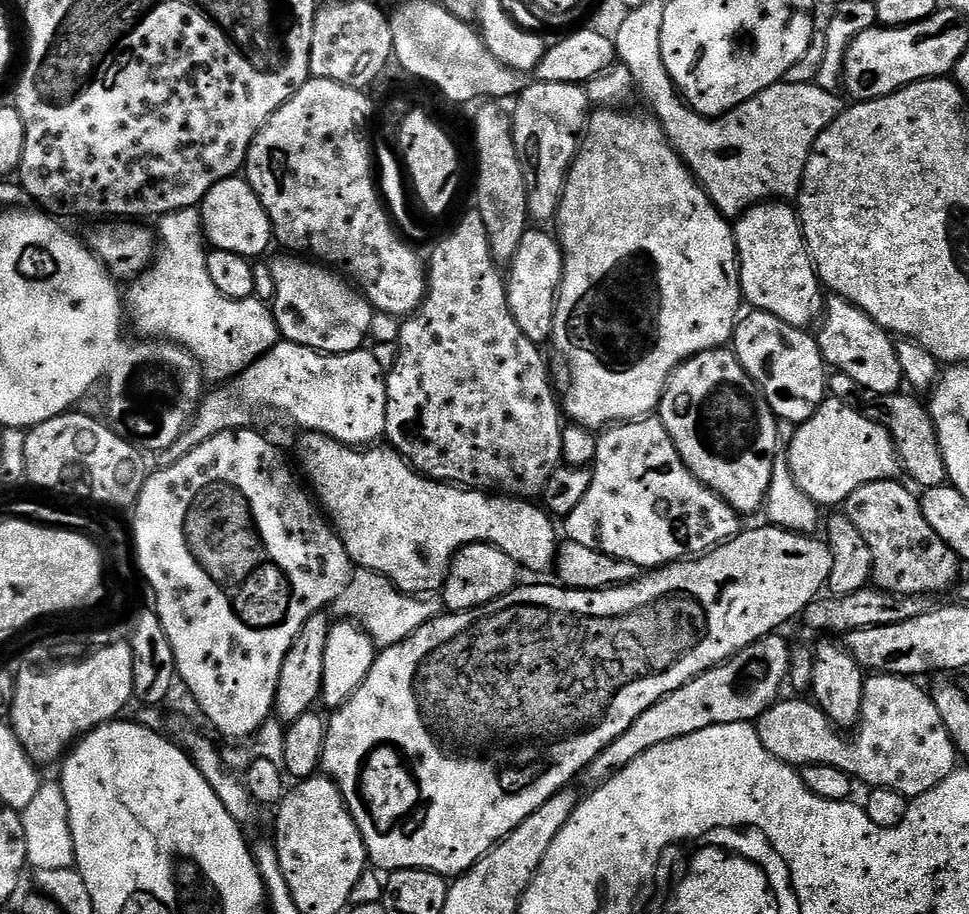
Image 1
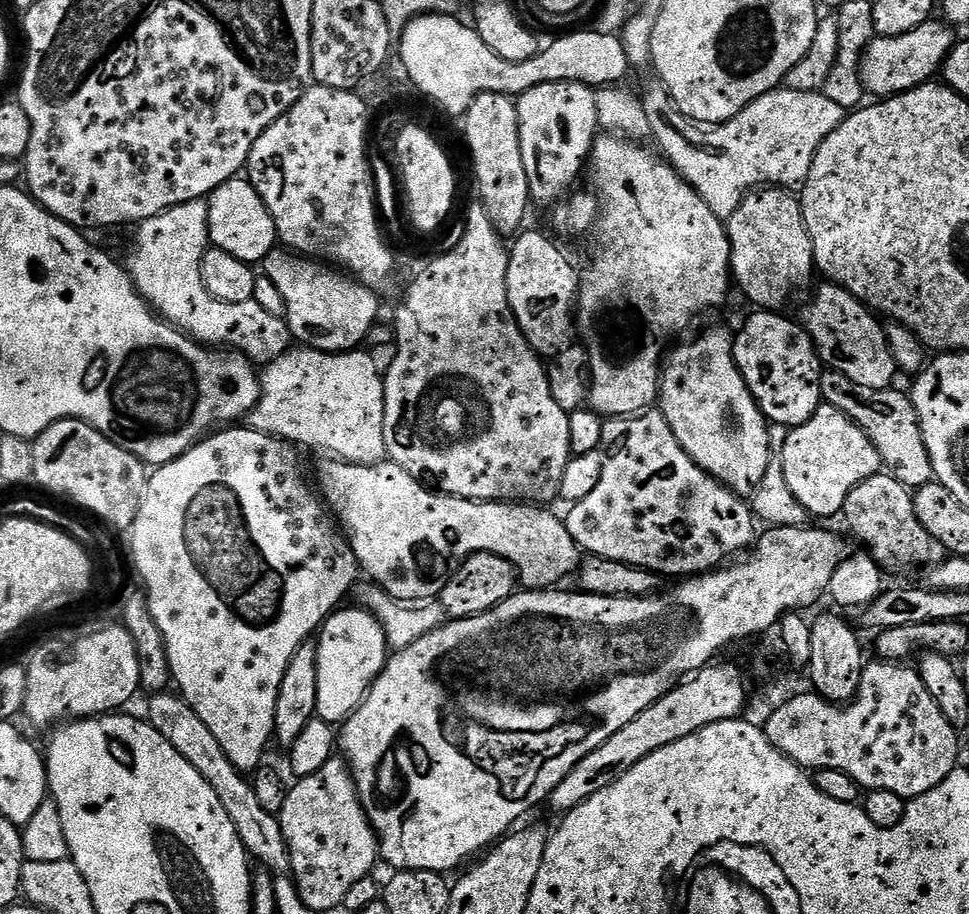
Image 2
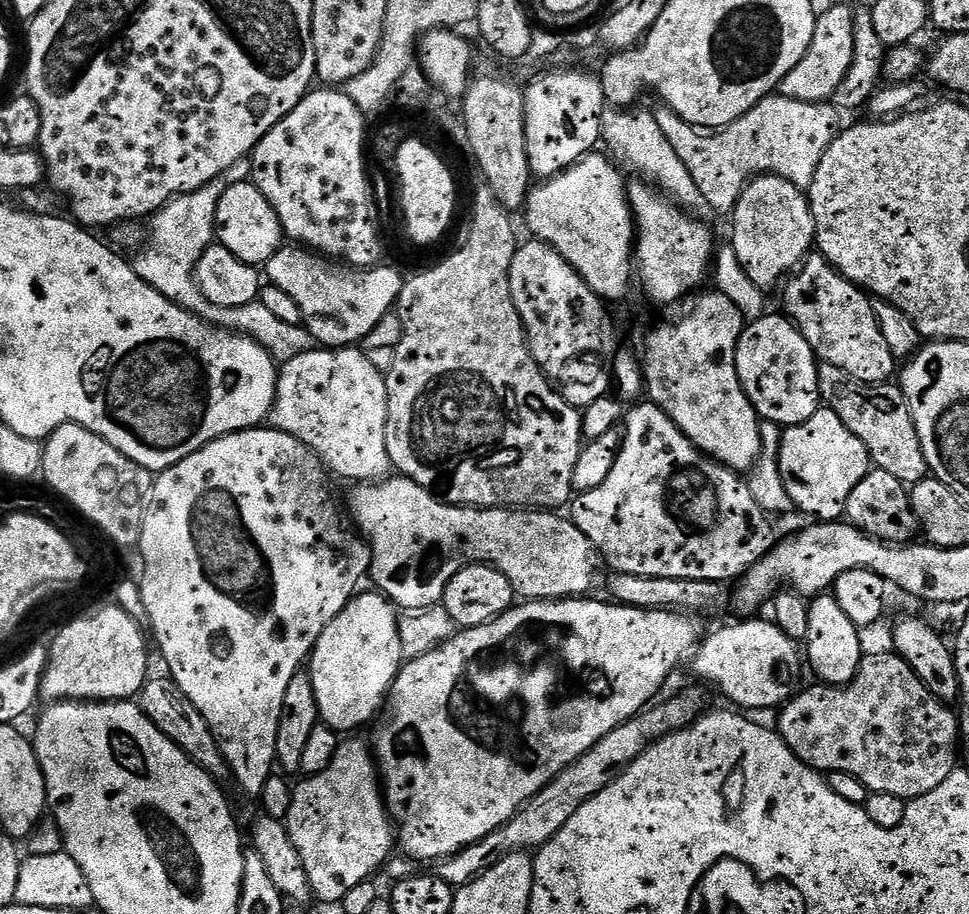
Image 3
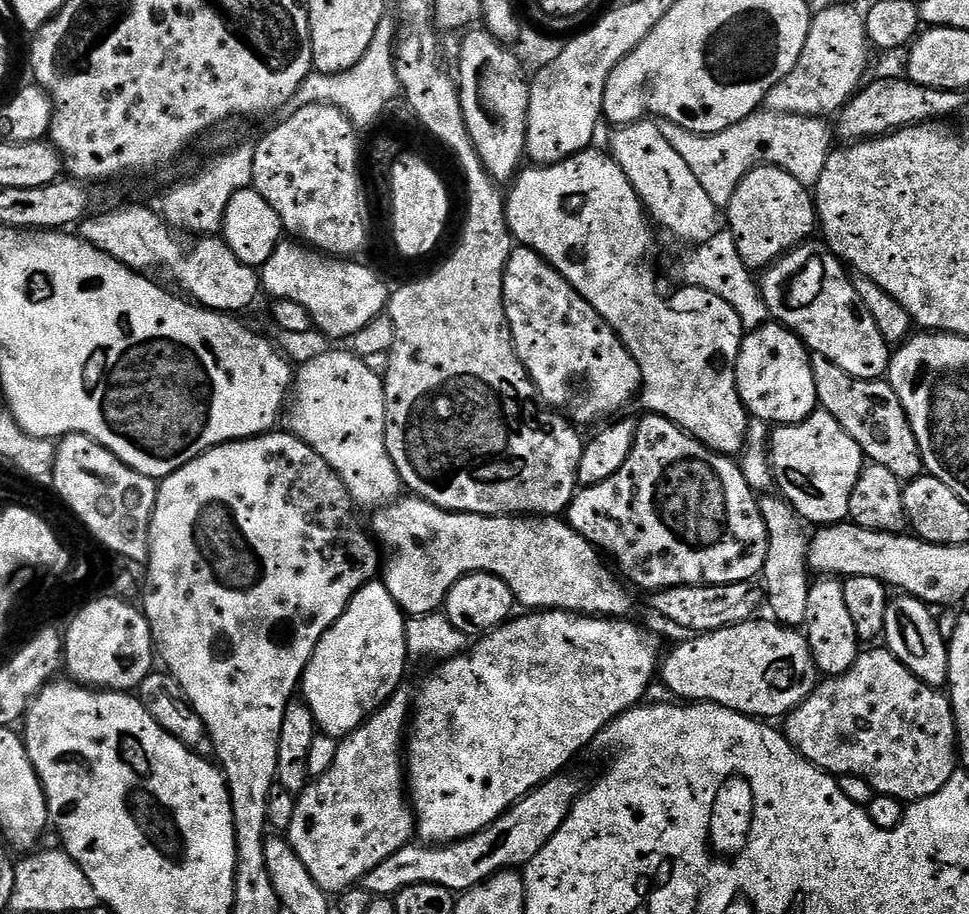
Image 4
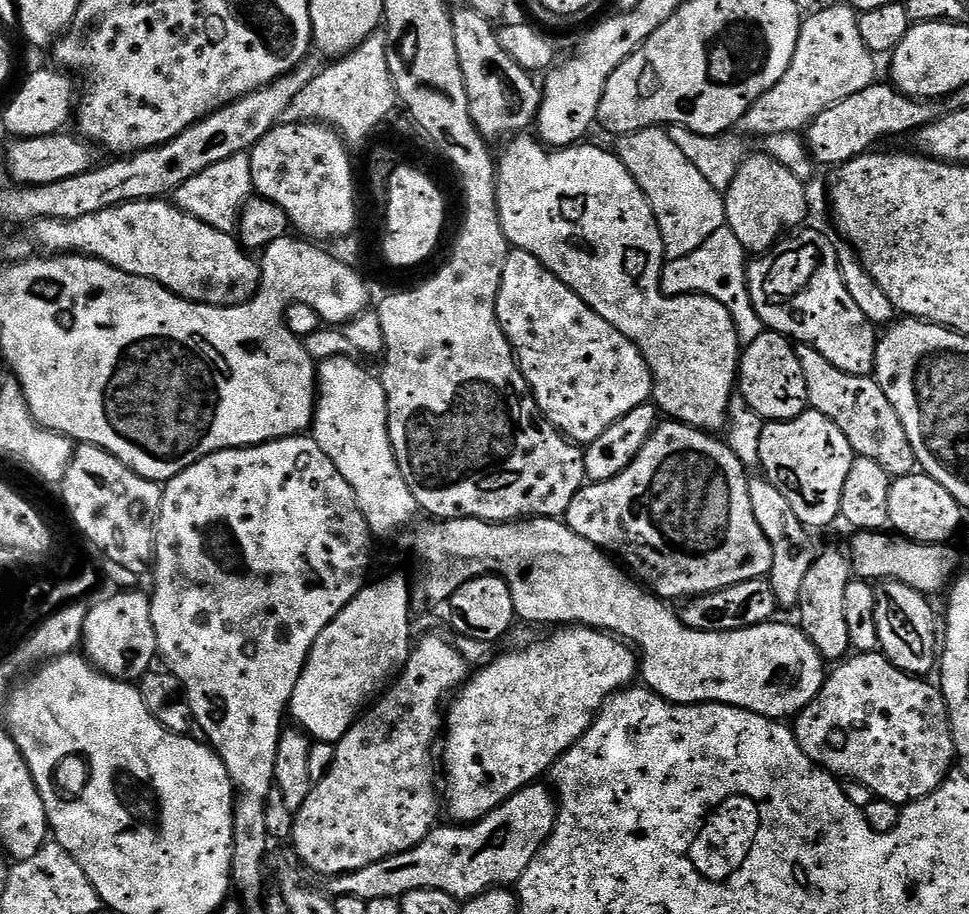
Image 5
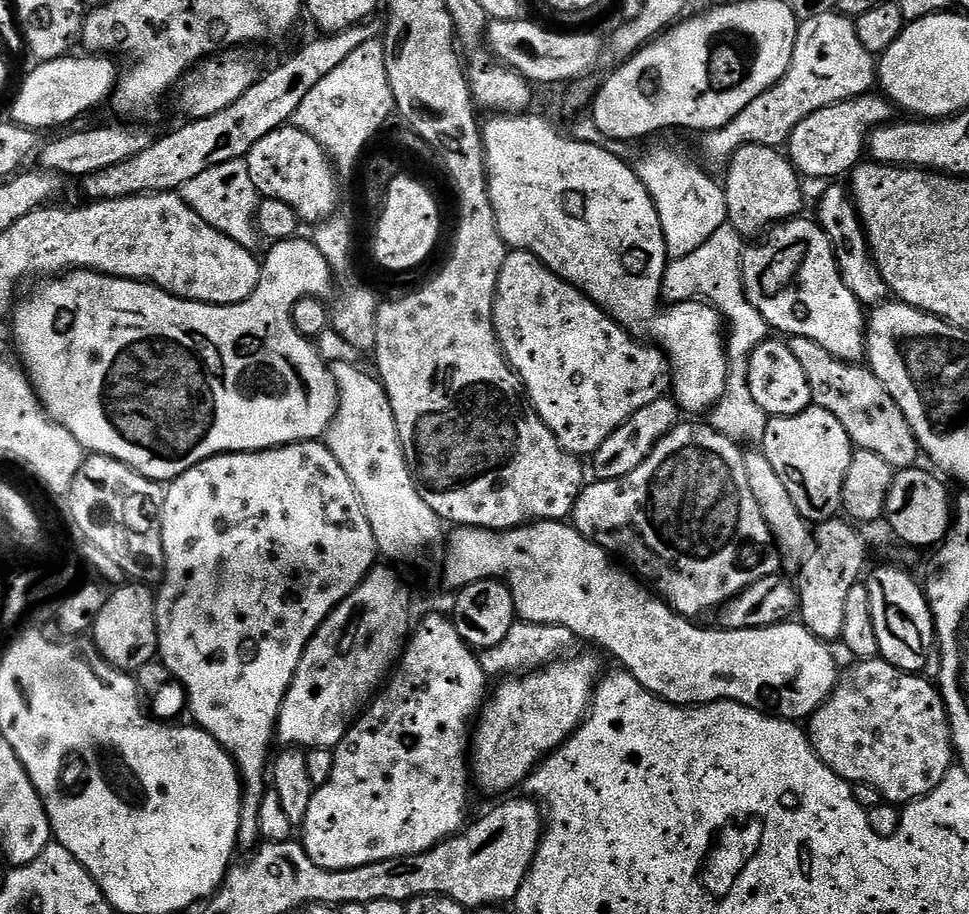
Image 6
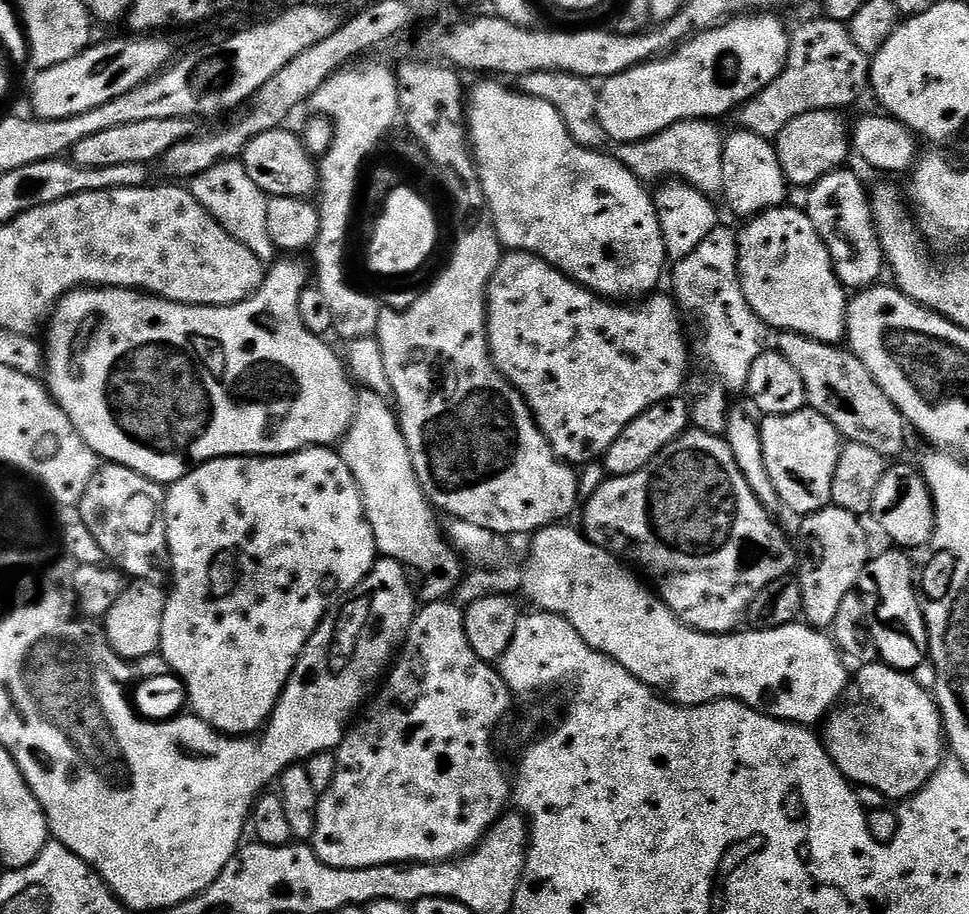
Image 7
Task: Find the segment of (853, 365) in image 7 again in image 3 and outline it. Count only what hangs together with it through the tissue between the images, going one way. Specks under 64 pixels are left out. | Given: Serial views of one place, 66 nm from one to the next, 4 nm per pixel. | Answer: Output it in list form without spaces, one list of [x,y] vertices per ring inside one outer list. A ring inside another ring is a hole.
[[[821,363],[818,367],[818,386],[823,407],[836,414],[866,446],[868,459],[876,468],[886,470],[886,474],[894,474],[898,482],[906,486],[917,484],[929,475],[928,463],[922,454],[922,442],[918,438],[918,430],[914,430],[914,420],[904,401],[903,394],[895,383],[861,384],[845,377],[838,366]]]

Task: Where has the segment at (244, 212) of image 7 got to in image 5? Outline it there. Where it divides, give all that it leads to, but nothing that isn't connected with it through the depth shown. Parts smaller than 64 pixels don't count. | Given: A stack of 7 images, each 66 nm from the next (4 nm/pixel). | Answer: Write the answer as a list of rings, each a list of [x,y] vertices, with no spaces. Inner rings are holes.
[[[248,152],[234,154],[234,158],[226,158],[226,162],[214,162],[214,166],[206,166],[202,174],[194,174],[190,182],[182,182],[174,193],[176,207],[198,218],[214,230],[232,232],[240,223],[240,210],[253,195],[252,157]]]

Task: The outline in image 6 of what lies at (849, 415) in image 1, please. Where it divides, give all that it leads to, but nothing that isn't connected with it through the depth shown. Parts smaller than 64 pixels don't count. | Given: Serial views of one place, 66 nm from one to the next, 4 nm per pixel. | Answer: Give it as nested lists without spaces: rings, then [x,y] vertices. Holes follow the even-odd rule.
[[[810,406],[797,416],[771,417],[764,431],[762,451],[805,520],[823,522],[841,511],[842,486],[854,445],[830,410]]]

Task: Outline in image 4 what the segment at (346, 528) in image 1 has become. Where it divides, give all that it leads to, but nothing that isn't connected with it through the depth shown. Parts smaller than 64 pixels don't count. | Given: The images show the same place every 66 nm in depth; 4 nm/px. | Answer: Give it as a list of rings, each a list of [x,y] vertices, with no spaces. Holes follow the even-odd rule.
[[[411,494],[384,505],[373,516],[376,517],[370,523],[370,532],[382,549],[382,582],[409,617],[437,611],[448,597],[454,582],[471,572],[489,572],[502,578],[510,586],[513,601],[519,607],[521,604],[524,610],[579,612],[601,618],[628,618],[633,615],[632,596],[612,577],[613,569],[608,569],[600,561],[601,553],[563,519],[447,512]]]

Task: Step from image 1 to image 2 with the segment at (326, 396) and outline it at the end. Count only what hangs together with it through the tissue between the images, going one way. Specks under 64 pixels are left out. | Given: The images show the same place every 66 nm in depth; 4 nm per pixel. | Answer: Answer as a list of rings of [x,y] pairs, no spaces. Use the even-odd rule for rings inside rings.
[[[296,346],[286,354],[282,354],[282,358],[274,358],[274,362],[270,362],[263,369],[260,376],[260,401],[248,413],[244,422],[247,427],[256,432],[266,433],[268,436],[278,436],[293,446],[305,444],[308,448],[317,448],[318,451],[324,452],[320,454],[331,454],[341,460],[347,460],[349,464],[379,464],[386,456],[384,451],[384,378],[382,373],[374,367],[371,355],[367,351],[322,352],[318,348]]]

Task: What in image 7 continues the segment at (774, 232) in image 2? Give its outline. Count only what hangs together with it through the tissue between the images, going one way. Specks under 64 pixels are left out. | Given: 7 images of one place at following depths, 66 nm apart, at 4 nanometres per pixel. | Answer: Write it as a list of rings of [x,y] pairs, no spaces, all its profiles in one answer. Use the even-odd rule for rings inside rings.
[[[747,130],[727,133],[724,136],[722,174],[724,191],[722,199],[736,216],[751,218],[771,208],[781,207],[790,191],[788,179],[782,174],[775,143],[769,137],[759,136]]]

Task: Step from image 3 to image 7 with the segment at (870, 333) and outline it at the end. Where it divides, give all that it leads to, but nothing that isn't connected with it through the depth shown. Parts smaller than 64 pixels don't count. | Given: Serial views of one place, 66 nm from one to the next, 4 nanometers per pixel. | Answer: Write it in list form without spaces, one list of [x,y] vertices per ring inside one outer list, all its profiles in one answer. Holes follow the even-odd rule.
[[[788,207],[766,210],[759,216],[751,217],[745,223],[748,225],[739,229],[738,262],[742,294],[746,294],[746,302],[750,302],[754,314],[758,314],[758,318],[762,318],[769,329],[797,332],[823,344],[839,345],[848,331],[849,297],[832,268],[828,247],[822,242],[818,230],[814,230],[814,222],[810,222],[807,211],[803,207]]]

